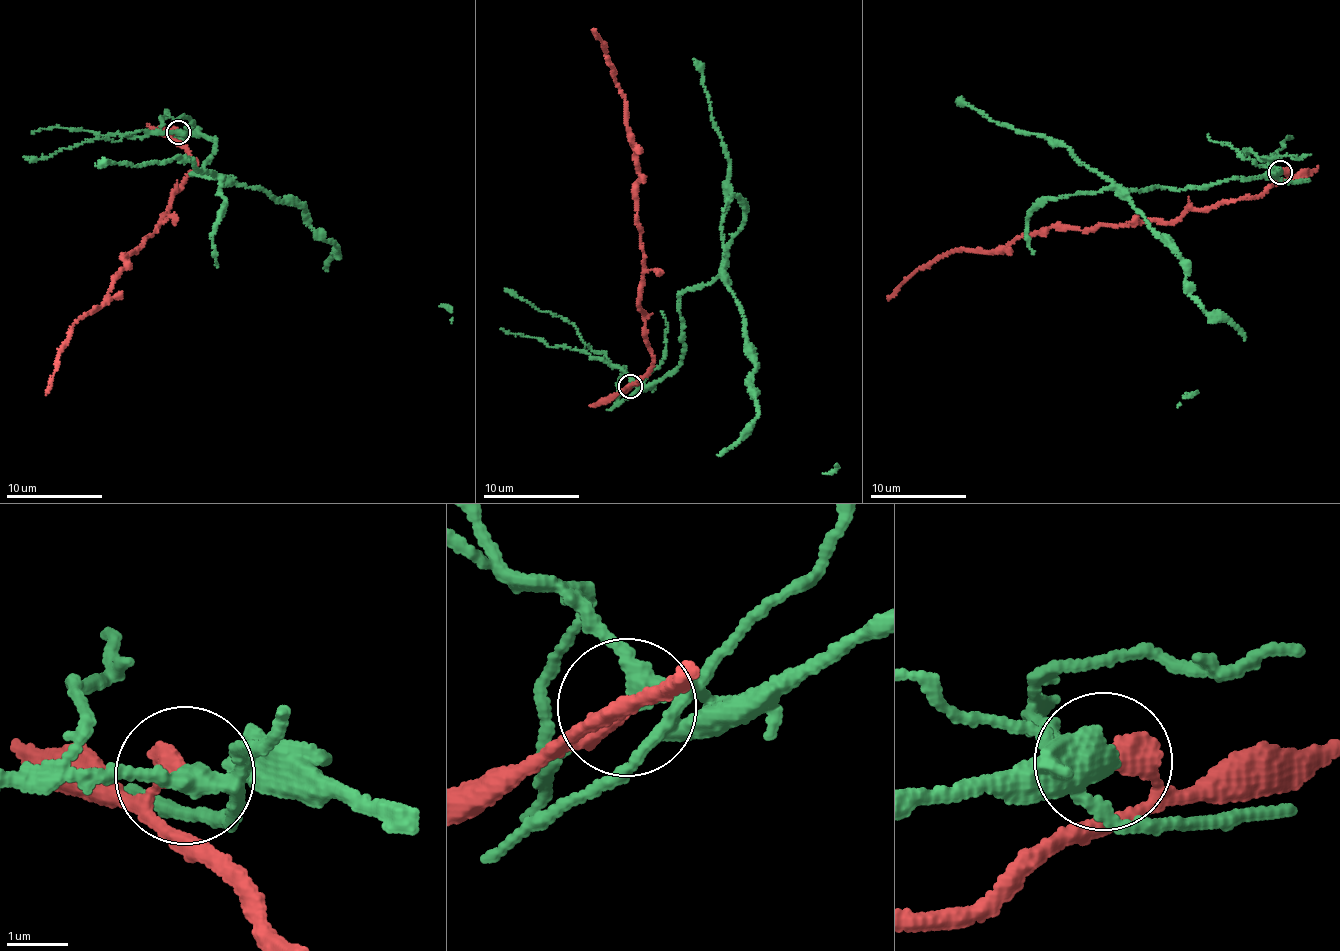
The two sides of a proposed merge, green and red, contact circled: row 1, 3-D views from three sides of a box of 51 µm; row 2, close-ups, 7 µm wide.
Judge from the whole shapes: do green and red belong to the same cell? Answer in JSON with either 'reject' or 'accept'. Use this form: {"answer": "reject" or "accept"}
{"answer": "reject"}

